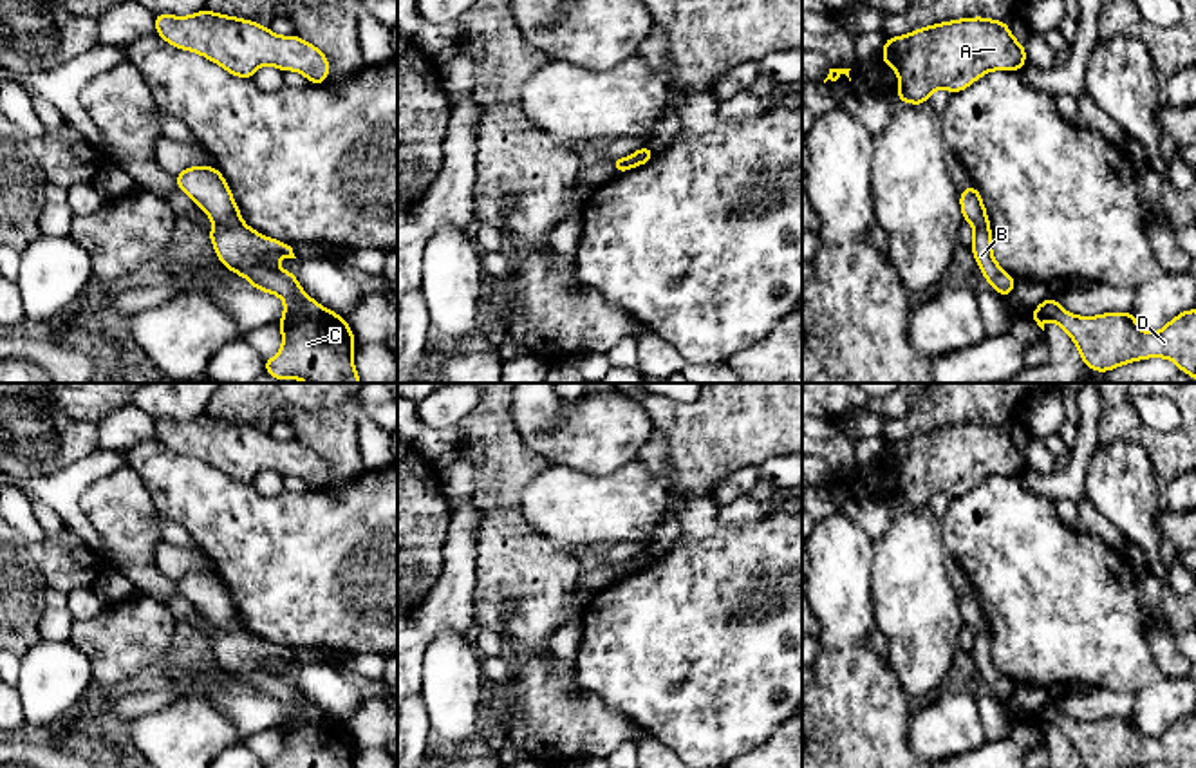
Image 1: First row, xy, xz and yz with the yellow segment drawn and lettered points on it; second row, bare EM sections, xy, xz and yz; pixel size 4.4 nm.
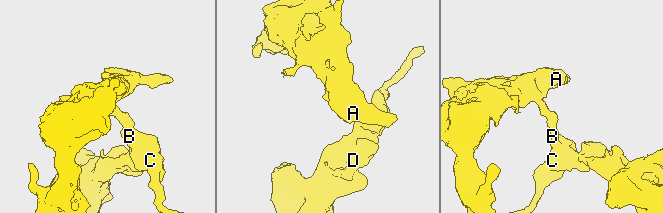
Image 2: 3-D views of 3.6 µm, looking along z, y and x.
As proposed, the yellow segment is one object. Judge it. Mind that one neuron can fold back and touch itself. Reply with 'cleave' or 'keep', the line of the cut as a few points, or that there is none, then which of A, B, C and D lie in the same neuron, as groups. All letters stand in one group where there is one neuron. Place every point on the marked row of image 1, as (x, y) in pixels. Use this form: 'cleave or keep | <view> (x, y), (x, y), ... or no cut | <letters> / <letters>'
cleave | xy (242, 223), (217, 226) | A / B C D

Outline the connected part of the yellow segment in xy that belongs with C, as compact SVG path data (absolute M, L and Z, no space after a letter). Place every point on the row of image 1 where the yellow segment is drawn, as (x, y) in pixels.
M246 224L206 229L217 258L229 271L285 302L282 351L264 360L266 374L307 383L361 383L352 351L356 338L347 320L307 296L298 278L275 266L275 258L296 258L287 242L260 235Z

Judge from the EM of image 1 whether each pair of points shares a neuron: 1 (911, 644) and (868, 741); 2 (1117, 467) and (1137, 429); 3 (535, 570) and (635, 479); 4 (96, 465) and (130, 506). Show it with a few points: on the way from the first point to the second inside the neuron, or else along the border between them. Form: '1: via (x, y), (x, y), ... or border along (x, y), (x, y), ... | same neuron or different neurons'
1: border along (886, 658), (907, 698) | different neurons
2: border along (1099, 443), (1135, 443), (1146, 454), (1155, 477) | different neurons
3: border along (526, 521), (564, 550) | different neurons
4: border along (125, 465), (96, 479), (84, 492), (85, 515) | different neurons

